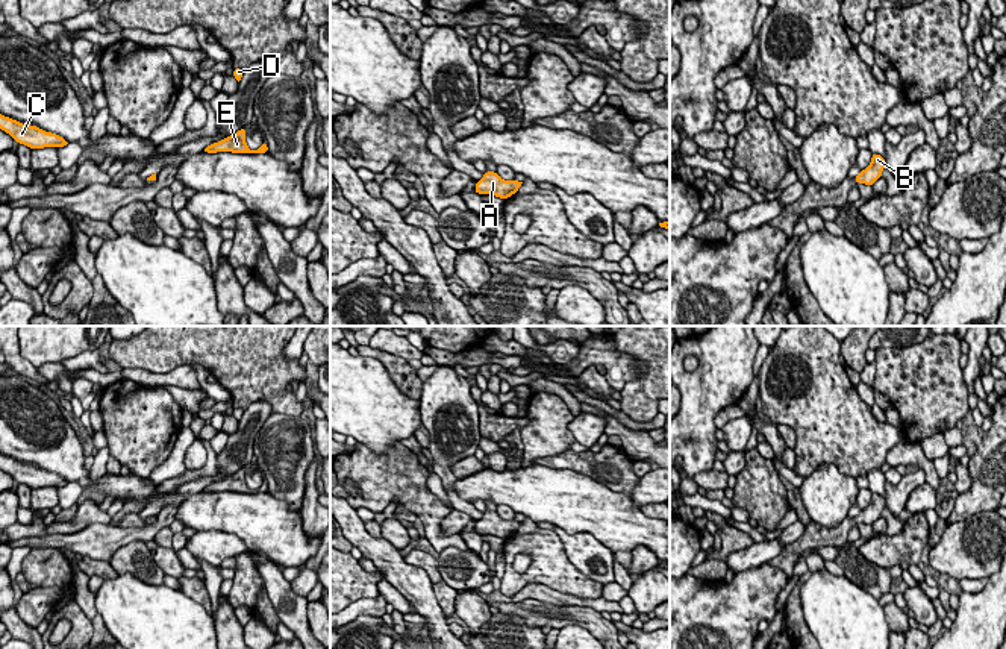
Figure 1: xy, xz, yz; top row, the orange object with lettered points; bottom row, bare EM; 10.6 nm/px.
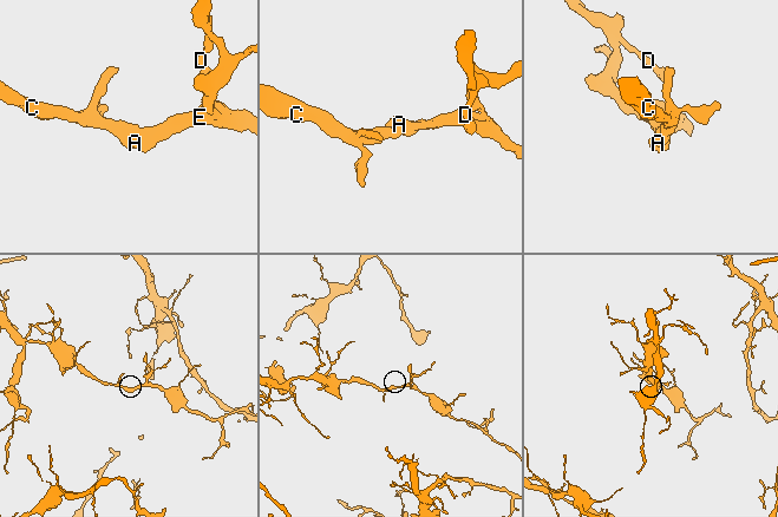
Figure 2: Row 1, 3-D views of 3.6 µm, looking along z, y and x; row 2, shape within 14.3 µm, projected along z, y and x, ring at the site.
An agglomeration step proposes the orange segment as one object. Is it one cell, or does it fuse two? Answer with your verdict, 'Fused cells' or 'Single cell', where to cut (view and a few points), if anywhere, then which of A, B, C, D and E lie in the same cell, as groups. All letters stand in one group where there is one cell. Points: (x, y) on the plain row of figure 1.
Single cell. No split. Groups: A B C D E

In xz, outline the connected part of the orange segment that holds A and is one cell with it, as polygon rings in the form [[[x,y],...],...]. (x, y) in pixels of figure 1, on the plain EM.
[[[486,511],[480,520],[476,522],[474,531],[477,534],[489,534],[500,538],[509,538],[518,531],[523,522],[503,520],[495,511]]]

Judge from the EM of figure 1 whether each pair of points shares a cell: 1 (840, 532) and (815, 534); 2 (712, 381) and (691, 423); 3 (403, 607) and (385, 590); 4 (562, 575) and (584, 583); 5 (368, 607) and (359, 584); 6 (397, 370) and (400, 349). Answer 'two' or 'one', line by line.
1: one
2: one
3: one
4: one
5: two
6: two

